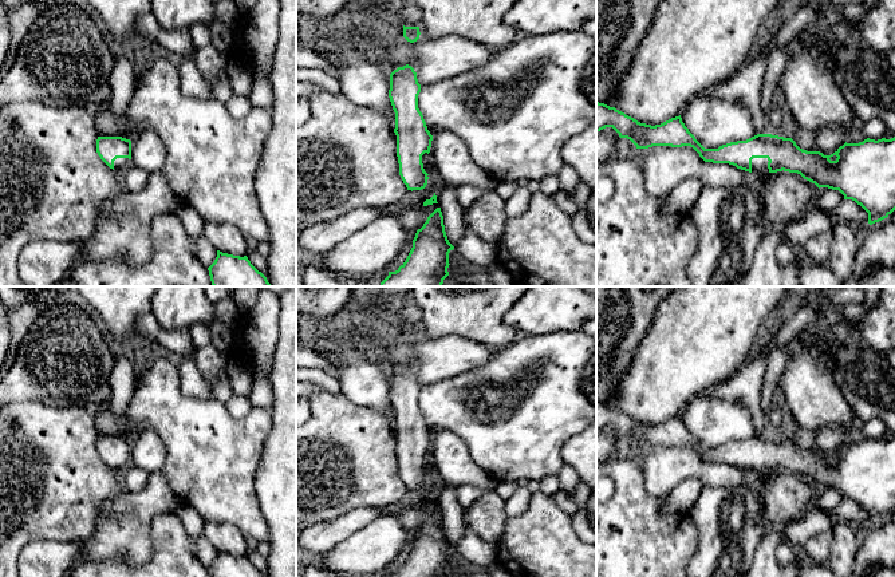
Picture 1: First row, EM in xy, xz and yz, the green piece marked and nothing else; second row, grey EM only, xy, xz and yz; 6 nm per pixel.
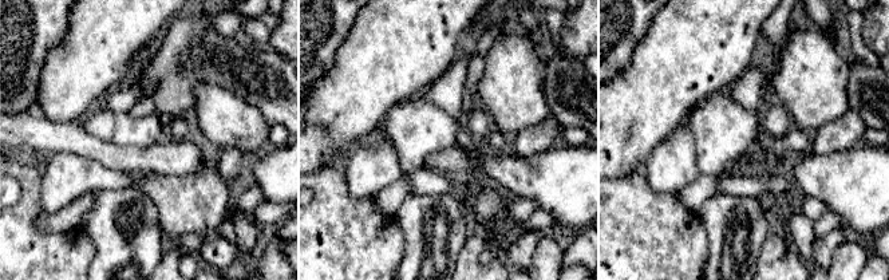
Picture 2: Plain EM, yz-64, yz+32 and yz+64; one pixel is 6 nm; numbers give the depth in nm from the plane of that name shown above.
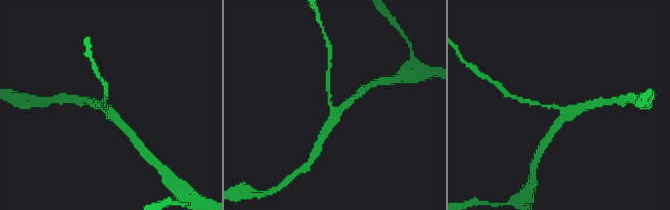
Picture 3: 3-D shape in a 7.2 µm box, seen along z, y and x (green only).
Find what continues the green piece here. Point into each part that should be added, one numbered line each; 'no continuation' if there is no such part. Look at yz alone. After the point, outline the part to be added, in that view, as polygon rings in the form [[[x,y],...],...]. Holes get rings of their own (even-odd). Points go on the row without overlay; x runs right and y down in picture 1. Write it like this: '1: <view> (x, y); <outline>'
1: yz (759, 465); [[[753,458],[752,459],[752,473],[768,474],[768,458]]]

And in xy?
1: xy (119, 463); [[[117,458],[114,461],[114,470],[118,473],[123,471],[125,467],[130,465],[130,461],[131,459],[129,459],[129,458]]]

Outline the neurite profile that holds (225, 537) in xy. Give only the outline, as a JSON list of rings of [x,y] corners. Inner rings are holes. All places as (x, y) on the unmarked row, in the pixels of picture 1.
[[[205,522],[205,537],[220,552],[244,557],[248,553],[245,537],[232,523]]]

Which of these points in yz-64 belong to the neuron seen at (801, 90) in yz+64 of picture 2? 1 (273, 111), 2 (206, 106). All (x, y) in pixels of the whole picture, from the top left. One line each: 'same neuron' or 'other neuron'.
1: other neuron
2: same neuron

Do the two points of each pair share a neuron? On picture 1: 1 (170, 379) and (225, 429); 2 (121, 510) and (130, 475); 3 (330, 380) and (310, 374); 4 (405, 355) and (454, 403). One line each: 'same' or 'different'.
1: same
2: different
3: same
4: different

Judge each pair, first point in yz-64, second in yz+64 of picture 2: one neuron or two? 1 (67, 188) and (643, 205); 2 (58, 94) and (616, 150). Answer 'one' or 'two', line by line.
1: two
2: one

